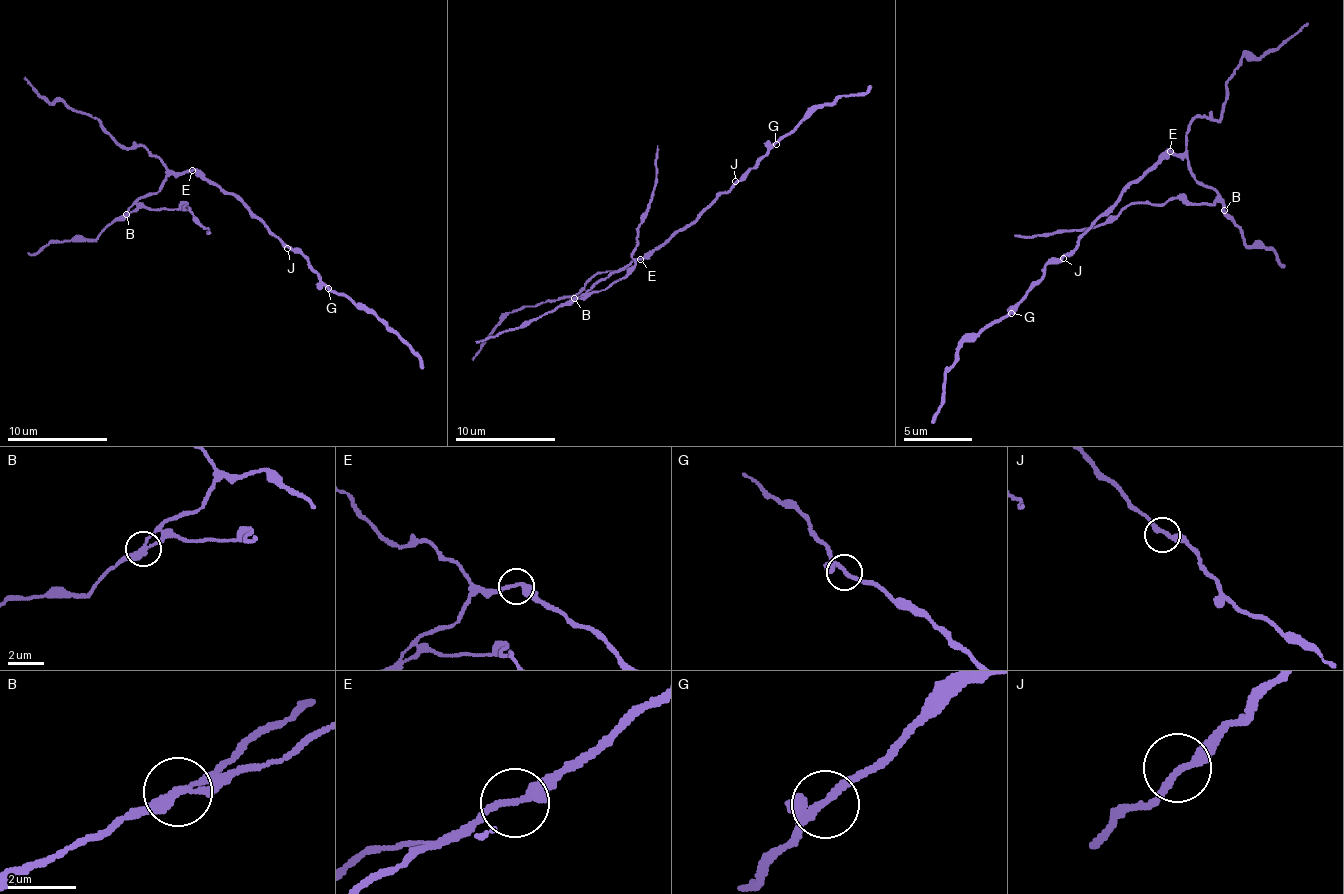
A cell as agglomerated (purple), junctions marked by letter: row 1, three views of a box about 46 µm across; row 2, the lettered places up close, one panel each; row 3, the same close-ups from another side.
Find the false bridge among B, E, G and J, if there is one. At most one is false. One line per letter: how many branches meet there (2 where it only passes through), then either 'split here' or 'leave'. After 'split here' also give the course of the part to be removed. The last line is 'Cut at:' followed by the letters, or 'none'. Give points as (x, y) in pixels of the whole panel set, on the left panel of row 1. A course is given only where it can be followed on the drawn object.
B: 2 | split here | (127, 213), (187, 206), (185, 208), (190, 208), (210, 231)
E: 2 | leave
G: 2 | leave
J: 2 | leave
Cut at: B

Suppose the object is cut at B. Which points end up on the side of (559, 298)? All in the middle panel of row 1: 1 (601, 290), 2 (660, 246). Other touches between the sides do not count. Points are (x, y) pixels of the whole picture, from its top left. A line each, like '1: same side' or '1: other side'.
1: other side
2: same side

